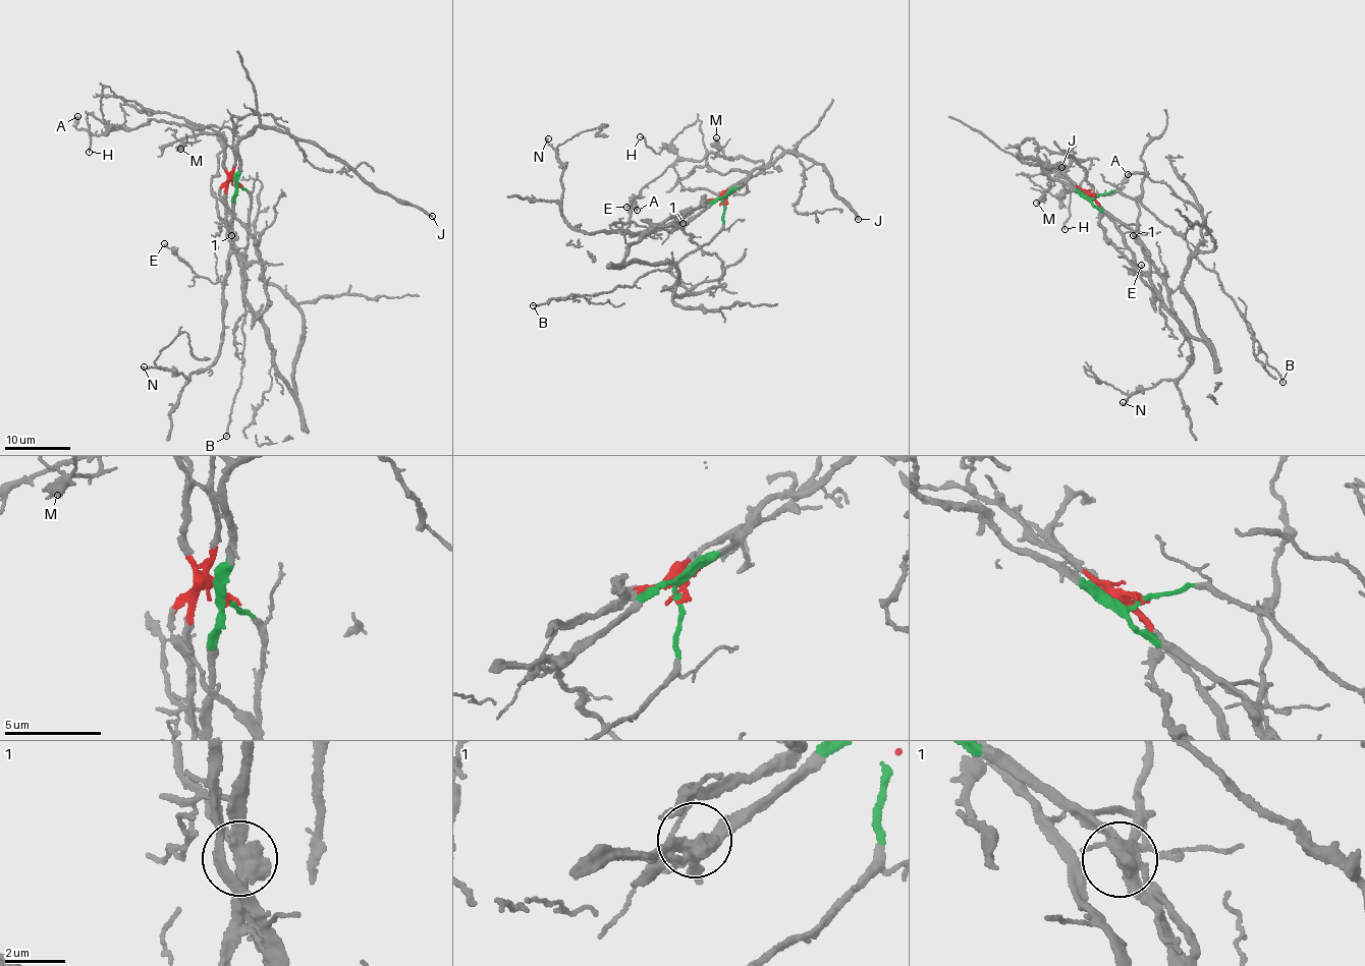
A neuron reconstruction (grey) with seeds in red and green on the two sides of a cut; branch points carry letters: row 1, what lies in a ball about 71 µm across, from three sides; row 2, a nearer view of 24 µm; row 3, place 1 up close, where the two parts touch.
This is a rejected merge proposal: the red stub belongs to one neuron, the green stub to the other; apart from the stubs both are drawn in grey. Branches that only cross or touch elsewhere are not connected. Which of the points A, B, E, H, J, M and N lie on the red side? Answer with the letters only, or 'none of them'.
none of them

